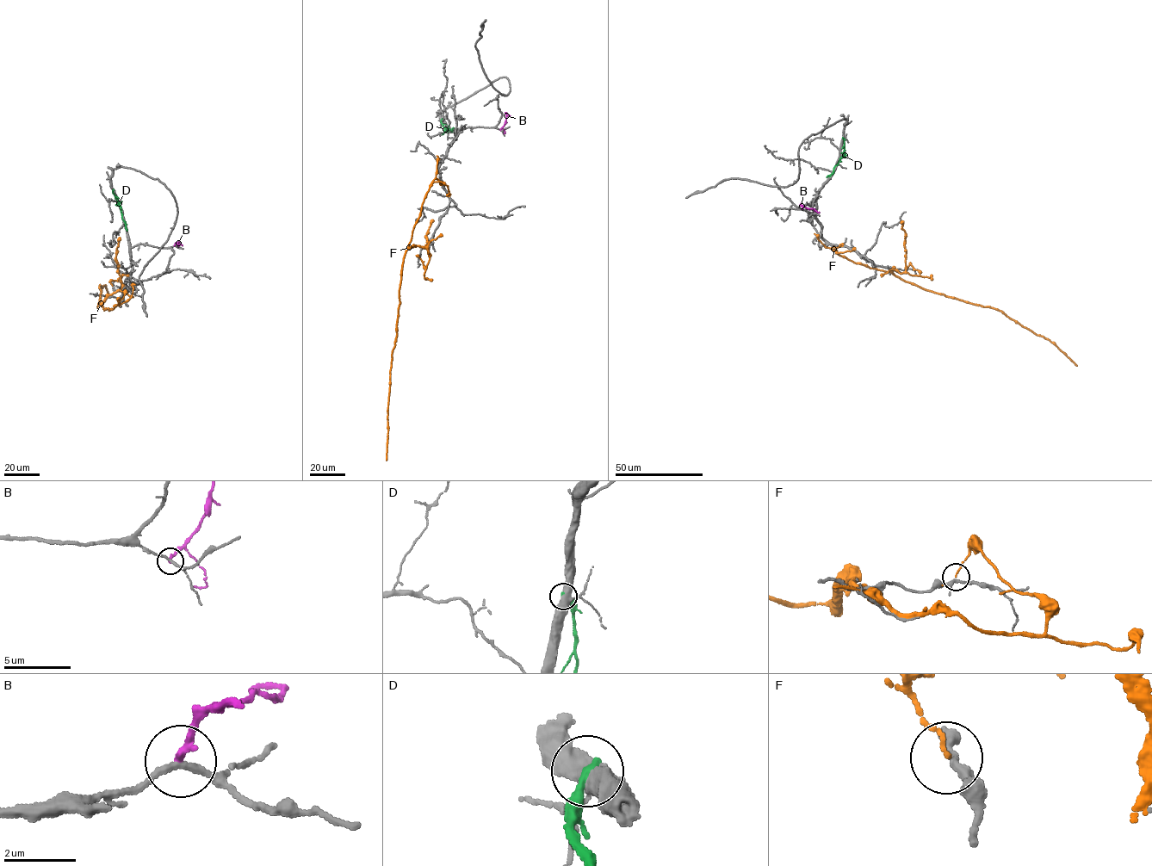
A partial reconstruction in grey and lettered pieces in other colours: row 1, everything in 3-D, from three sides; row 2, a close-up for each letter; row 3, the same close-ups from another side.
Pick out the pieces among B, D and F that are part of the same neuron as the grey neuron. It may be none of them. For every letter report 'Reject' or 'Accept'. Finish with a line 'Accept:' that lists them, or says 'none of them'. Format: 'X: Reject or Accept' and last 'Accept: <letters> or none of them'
B: Reject
D: Reject
F: Reject
Accept: none of them

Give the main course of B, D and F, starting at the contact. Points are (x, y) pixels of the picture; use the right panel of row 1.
B: (814, 211), (803, 206), (802, 208)
D: (842, 138), (843, 154), (833, 172), (826, 177)
F: (907, 268), (911, 264), (919, 275), (894, 269), (893, 274), (927, 290), (997, 308), (1049, 339), (1077, 366)

